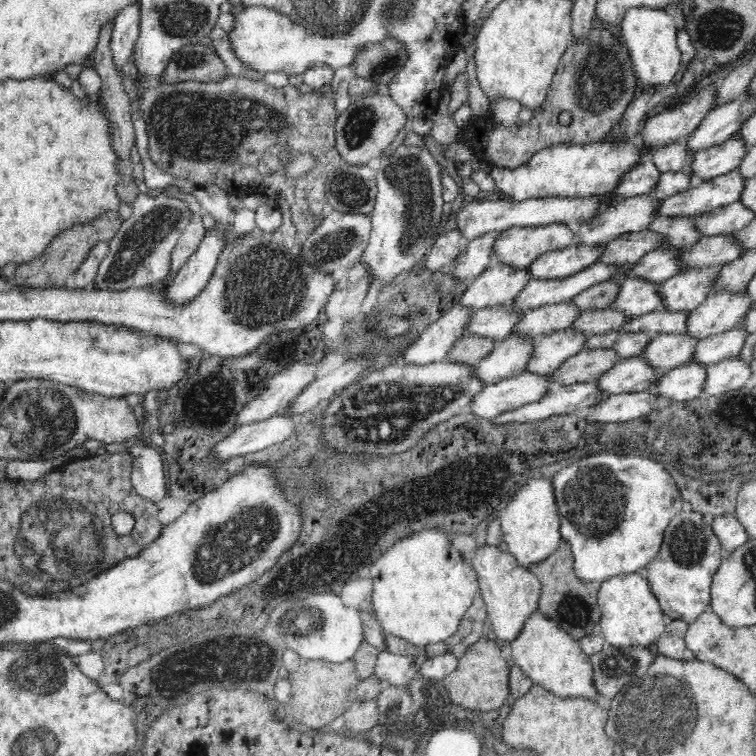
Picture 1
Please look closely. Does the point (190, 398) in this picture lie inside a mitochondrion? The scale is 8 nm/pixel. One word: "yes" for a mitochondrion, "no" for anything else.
no

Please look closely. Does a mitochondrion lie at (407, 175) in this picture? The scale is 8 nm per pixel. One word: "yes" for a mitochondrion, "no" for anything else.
yes

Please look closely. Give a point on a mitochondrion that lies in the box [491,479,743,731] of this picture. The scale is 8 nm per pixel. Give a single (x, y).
(687, 546)

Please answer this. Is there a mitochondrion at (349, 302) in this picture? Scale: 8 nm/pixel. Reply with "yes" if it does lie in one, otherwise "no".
no

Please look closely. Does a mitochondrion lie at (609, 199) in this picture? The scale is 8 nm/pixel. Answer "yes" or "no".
no

